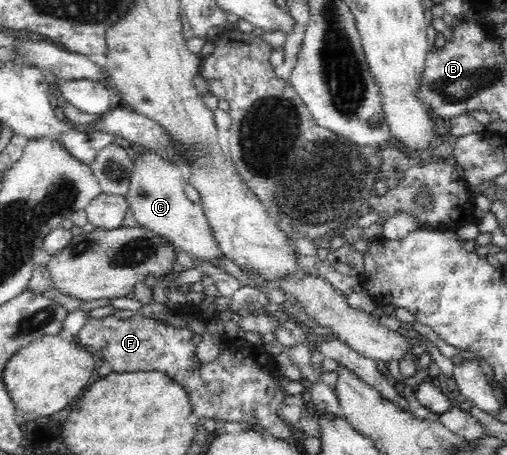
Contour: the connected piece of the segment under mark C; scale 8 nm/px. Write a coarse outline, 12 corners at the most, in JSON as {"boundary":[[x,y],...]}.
{"boundary":[[154,152],[133,160],[132,216],[178,250],[224,257],[183,169]]}

